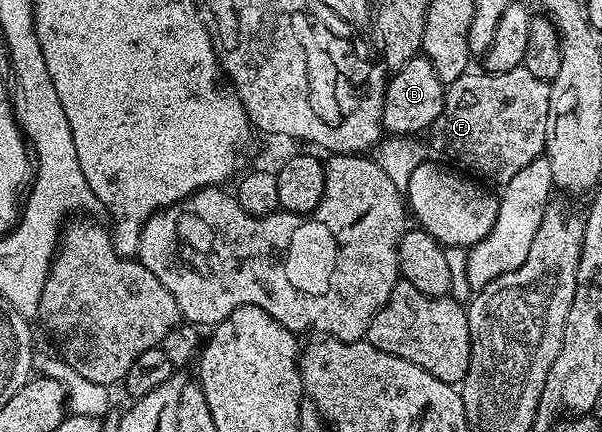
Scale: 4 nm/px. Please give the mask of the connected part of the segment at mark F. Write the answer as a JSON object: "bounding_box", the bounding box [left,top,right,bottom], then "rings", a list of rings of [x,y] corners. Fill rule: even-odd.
{"bounding_box":[431,67,551,183],"rings":[[[524,67],[502,73],[473,72],[466,71],[462,77],[455,79],[455,83],[451,83],[446,88],[445,102],[431,126],[433,145],[446,157],[444,158],[446,162],[486,182],[504,183],[515,175],[519,175],[523,167],[527,167],[545,152],[549,100],[551,99],[550,82],[546,78],[536,77],[531,70]]]}

